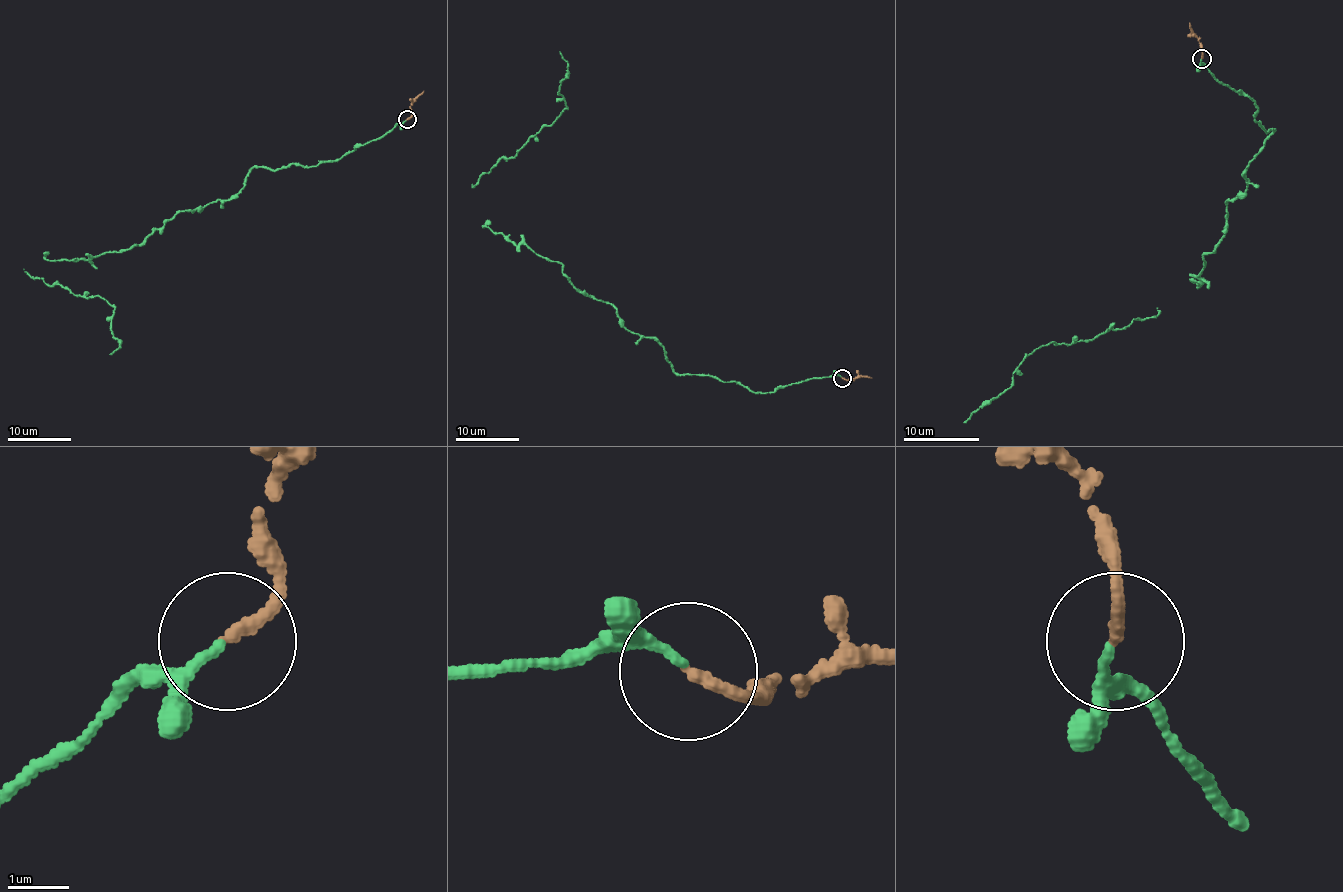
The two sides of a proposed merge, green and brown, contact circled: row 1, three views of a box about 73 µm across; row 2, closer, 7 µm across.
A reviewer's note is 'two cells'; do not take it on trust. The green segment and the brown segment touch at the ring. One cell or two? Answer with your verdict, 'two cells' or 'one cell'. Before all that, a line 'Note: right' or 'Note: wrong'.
Note: wrong
one cell

